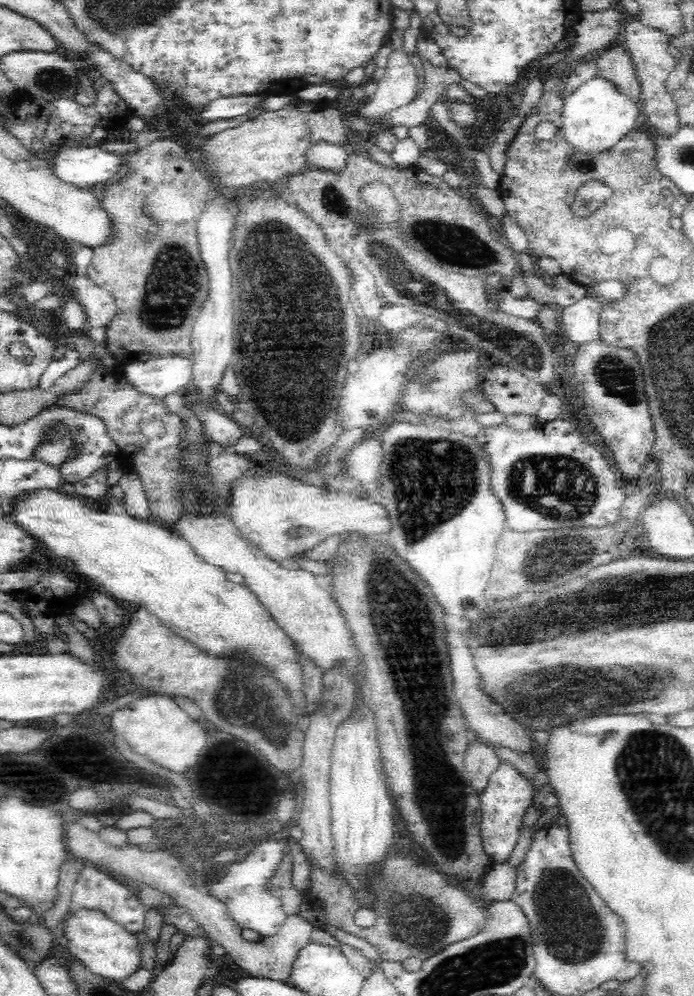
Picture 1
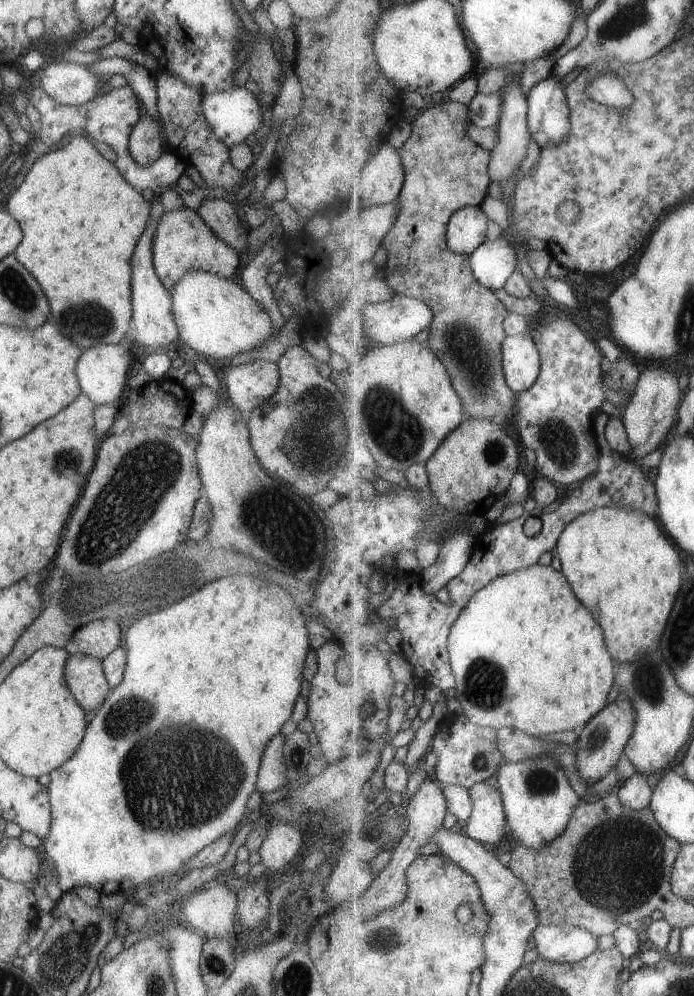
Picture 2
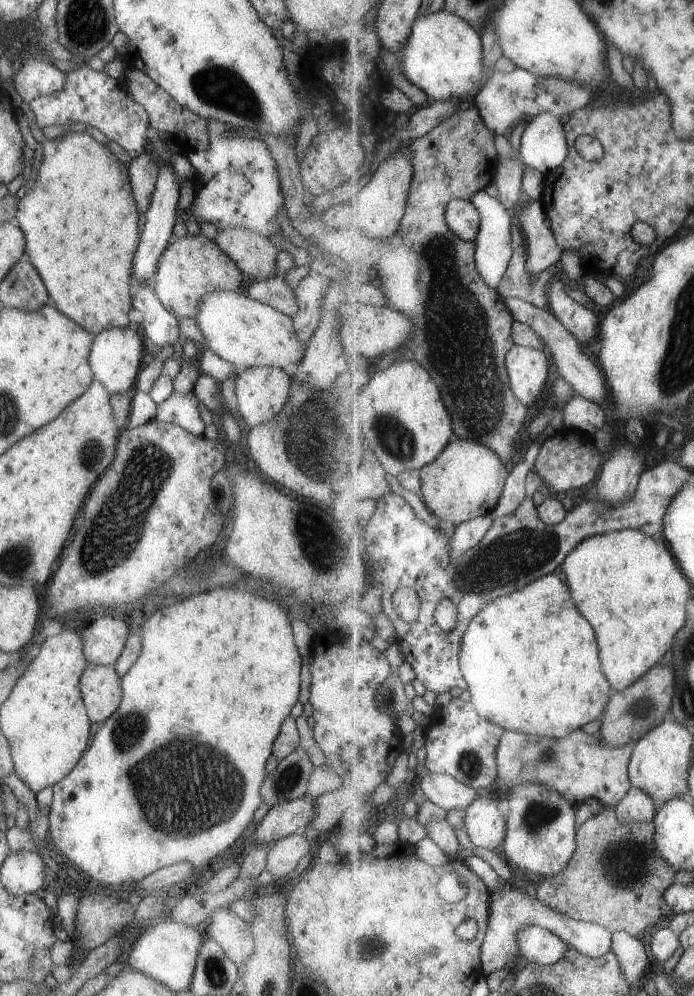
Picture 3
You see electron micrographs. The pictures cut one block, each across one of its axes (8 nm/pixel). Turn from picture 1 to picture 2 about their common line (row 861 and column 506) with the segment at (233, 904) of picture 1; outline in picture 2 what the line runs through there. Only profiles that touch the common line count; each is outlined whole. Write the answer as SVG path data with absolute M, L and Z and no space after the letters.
M505 238L485 240L470 255L475 278L491 290L502 289L518 267L515 246L516 243L511 244Z

